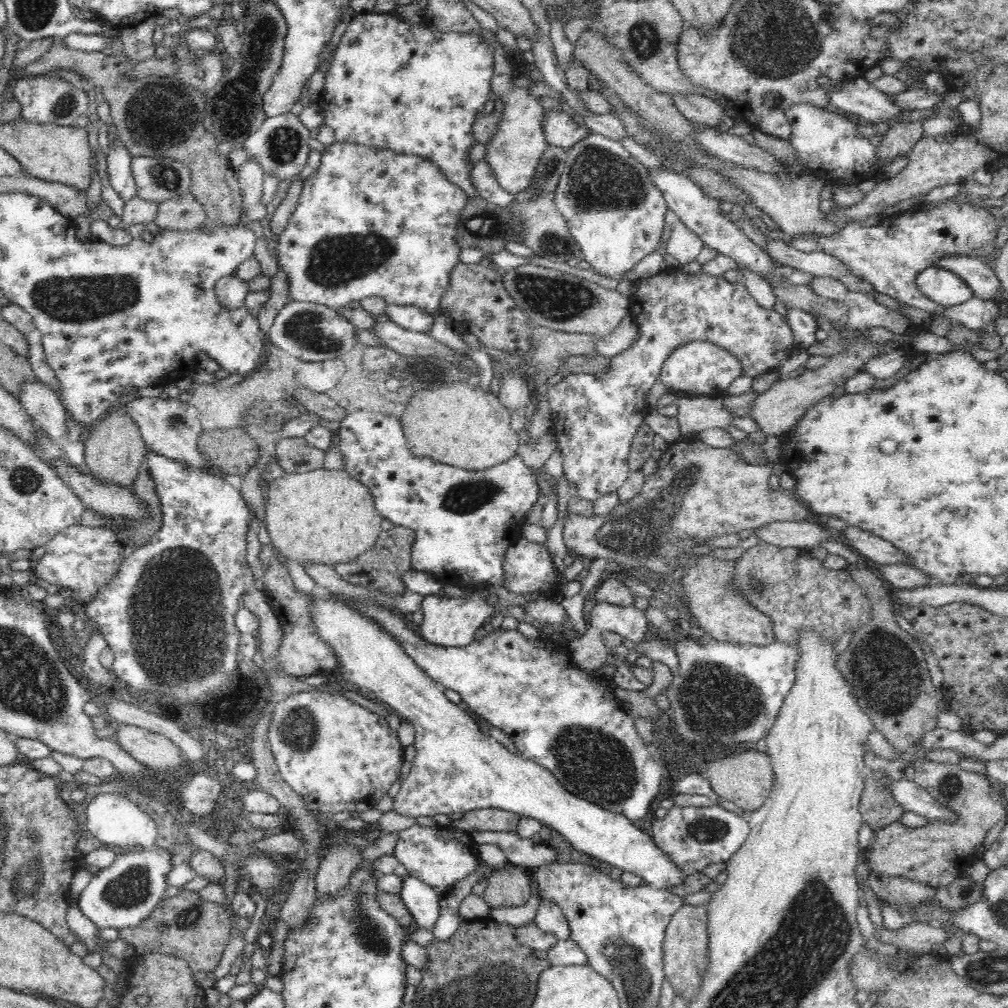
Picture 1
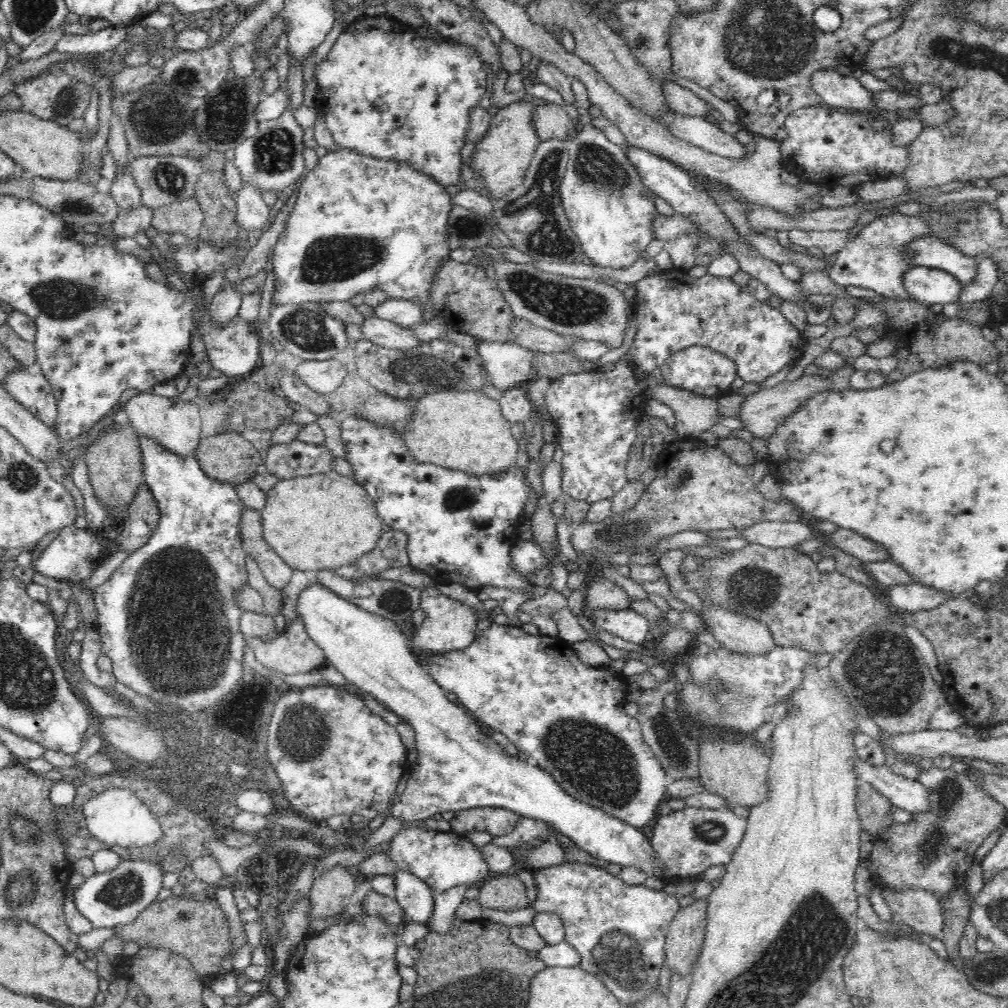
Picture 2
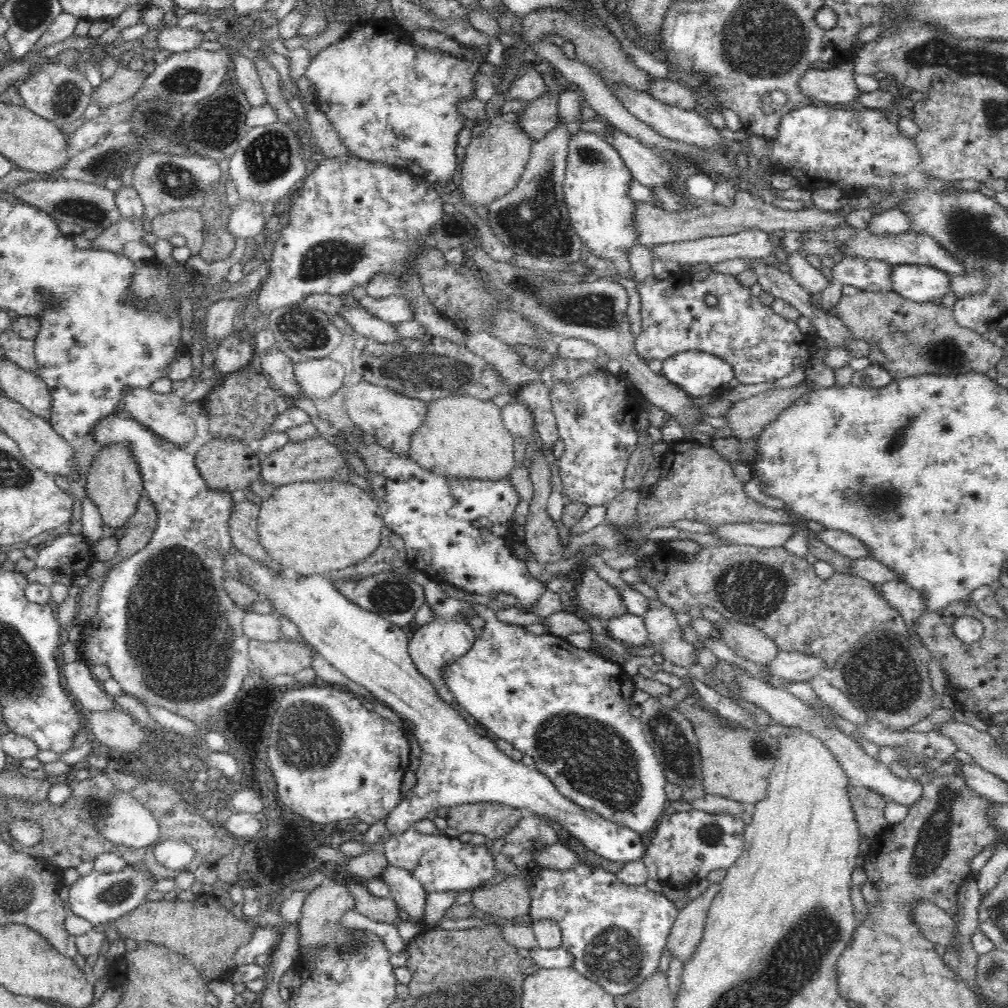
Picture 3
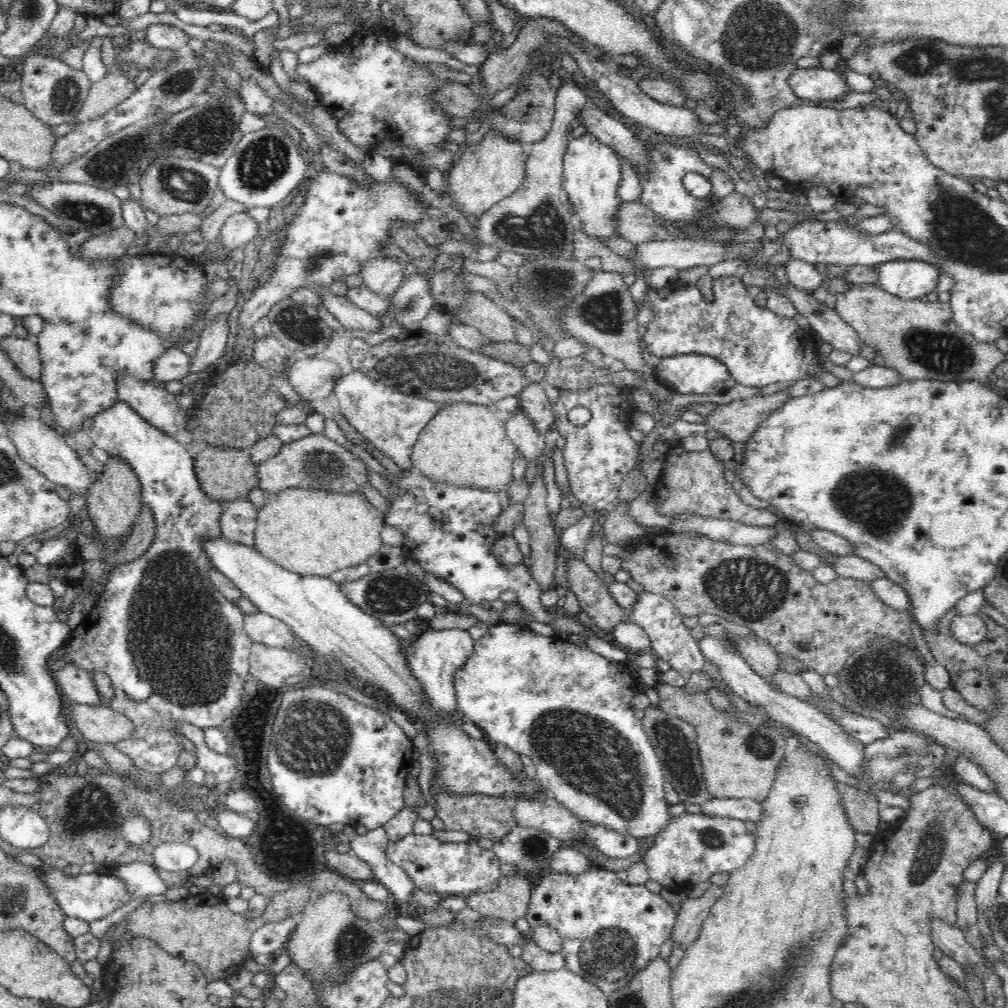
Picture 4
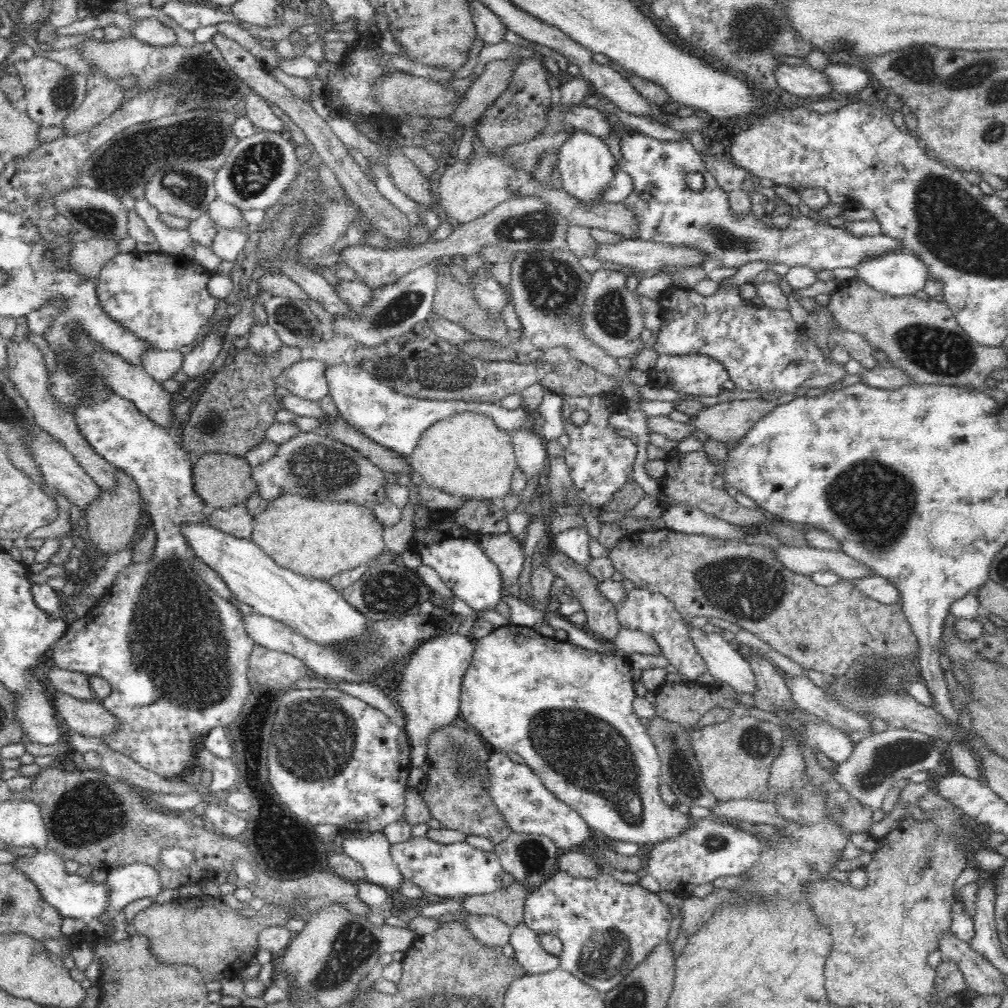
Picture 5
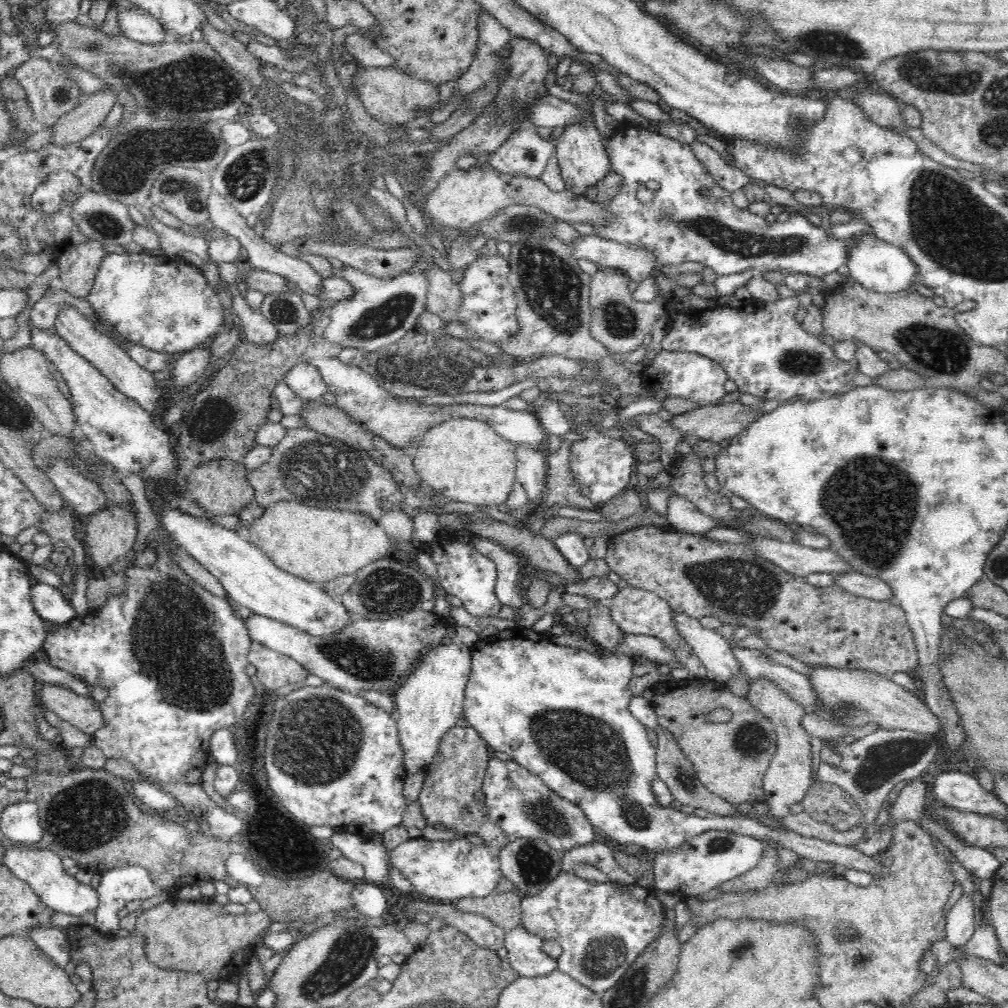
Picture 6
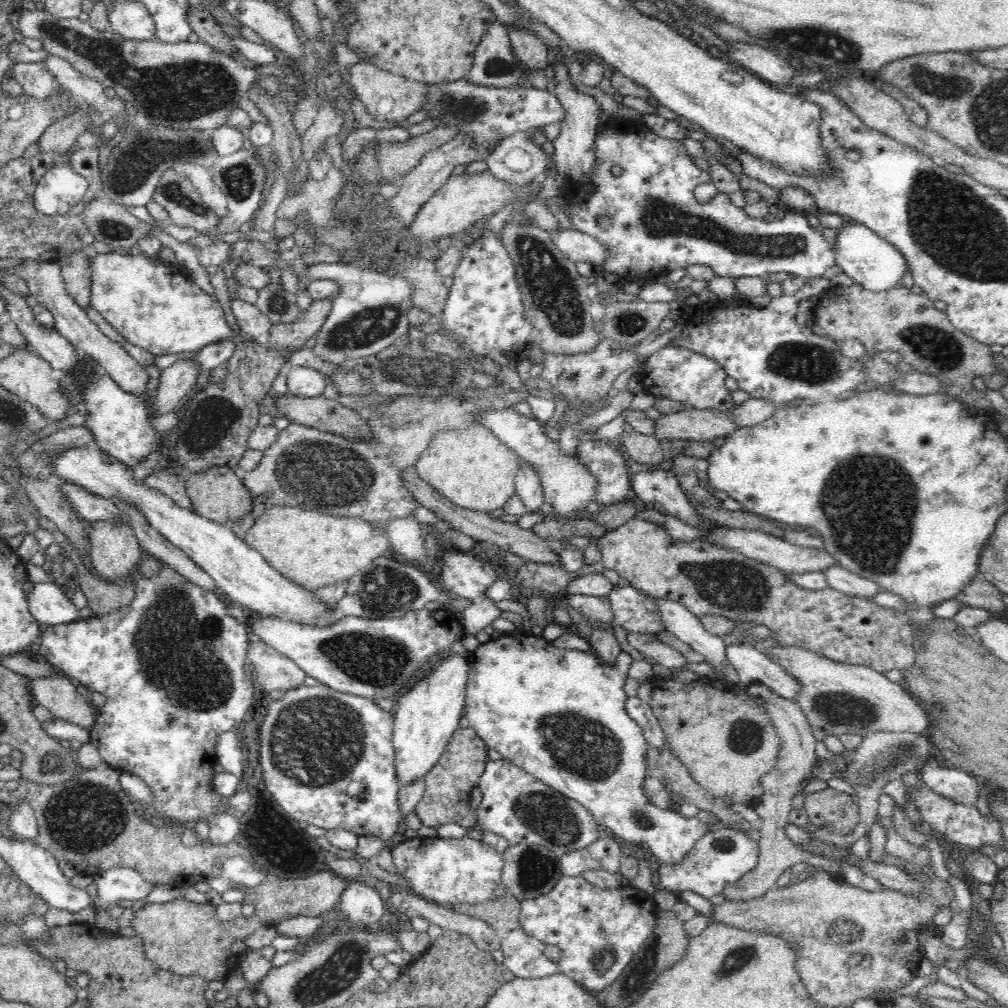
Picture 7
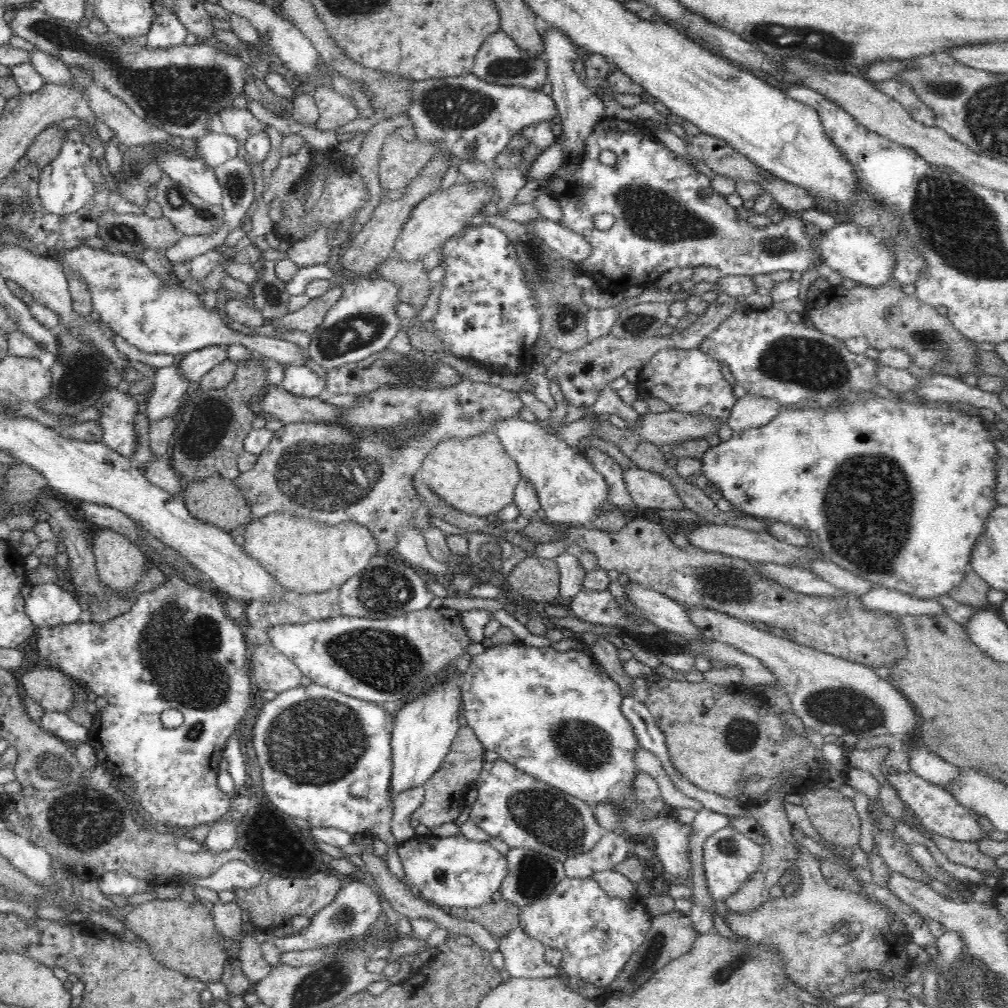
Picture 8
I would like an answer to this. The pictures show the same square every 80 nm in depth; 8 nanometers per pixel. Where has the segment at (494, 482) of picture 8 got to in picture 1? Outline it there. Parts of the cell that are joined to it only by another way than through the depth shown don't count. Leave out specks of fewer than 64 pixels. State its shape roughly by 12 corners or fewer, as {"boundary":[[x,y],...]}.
{"boundary":[[421,389],[401,425],[417,457],[481,471],[522,441],[496,395]]}

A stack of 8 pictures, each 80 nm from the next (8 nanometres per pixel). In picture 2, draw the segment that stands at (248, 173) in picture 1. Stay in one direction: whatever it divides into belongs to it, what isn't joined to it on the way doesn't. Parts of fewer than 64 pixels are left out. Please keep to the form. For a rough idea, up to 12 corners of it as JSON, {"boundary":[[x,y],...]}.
{"boundary":[[244,185],[235,199],[238,230],[258,236],[269,225],[262,193]]}

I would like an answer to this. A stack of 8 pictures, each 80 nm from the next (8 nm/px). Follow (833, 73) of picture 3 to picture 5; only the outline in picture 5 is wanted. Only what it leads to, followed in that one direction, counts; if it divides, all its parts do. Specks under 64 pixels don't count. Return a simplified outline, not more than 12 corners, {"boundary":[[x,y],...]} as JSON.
{"boundary":[[779,63],[780,88],[809,99],[833,96],[824,73],[807,65]]}

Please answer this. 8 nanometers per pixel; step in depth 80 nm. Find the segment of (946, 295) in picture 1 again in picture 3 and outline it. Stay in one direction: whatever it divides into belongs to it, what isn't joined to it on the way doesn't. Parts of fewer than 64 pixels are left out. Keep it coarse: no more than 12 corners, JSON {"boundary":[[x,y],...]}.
{"boundary":[[896,265],[891,284],[904,299],[940,301],[951,290],[946,273]]}

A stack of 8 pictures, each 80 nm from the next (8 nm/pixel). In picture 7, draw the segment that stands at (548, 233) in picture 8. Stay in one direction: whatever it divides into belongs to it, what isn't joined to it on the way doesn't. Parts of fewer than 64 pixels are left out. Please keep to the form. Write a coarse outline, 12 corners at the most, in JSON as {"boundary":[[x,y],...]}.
{"boundary":[[554,228],[552,243],[571,262],[602,265],[609,256],[596,238]]}

